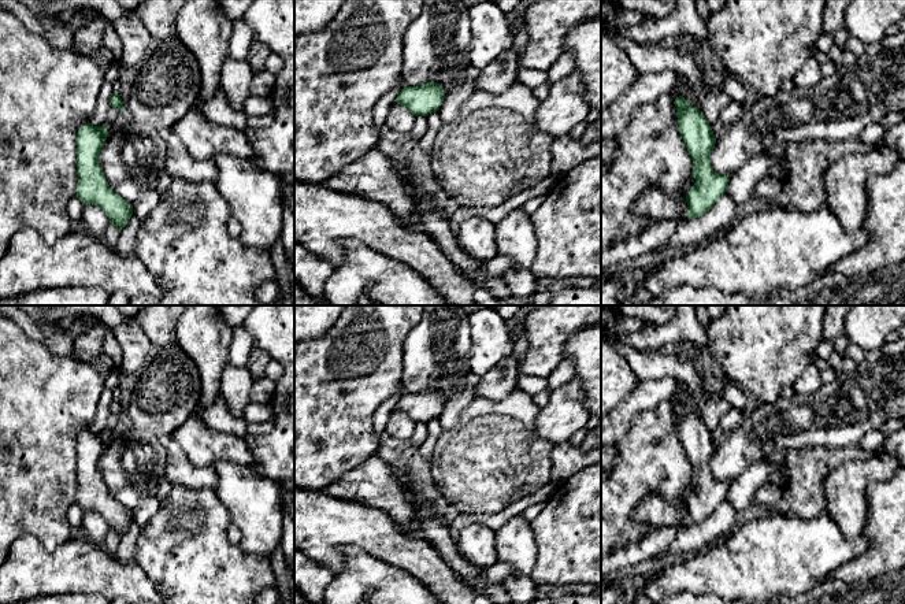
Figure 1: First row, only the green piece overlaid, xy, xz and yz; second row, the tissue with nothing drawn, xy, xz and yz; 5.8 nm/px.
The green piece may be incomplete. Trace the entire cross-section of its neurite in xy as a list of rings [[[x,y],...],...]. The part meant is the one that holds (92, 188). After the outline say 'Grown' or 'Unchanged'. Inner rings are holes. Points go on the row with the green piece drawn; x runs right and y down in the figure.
[[[85,123],[77,133],[77,197],[84,204],[100,207],[120,231],[133,215],[131,204],[115,193],[99,163],[107,134],[105,125]]]. Unchanged

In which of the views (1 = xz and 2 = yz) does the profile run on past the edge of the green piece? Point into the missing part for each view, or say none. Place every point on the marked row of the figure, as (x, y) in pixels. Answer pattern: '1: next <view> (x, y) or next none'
1: next none
2: next none

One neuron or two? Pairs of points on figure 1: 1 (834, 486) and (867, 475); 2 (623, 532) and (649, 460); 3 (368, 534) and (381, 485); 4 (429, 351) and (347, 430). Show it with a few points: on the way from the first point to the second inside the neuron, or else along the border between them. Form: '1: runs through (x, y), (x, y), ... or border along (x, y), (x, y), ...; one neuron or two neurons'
1: runs through (842, 486), (859, 475); one neuron
2: runs through (623, 514), (623, 486), (631, 478); one neuron
3: border along (344, 499), (373, 506), (388, 514), (399, 525); two neurons
4: border along (403, 343), (401, 386); two neurons

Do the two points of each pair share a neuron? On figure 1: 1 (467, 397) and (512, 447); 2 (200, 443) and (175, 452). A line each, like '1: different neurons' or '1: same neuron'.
1: different neurons
2: different neurons

